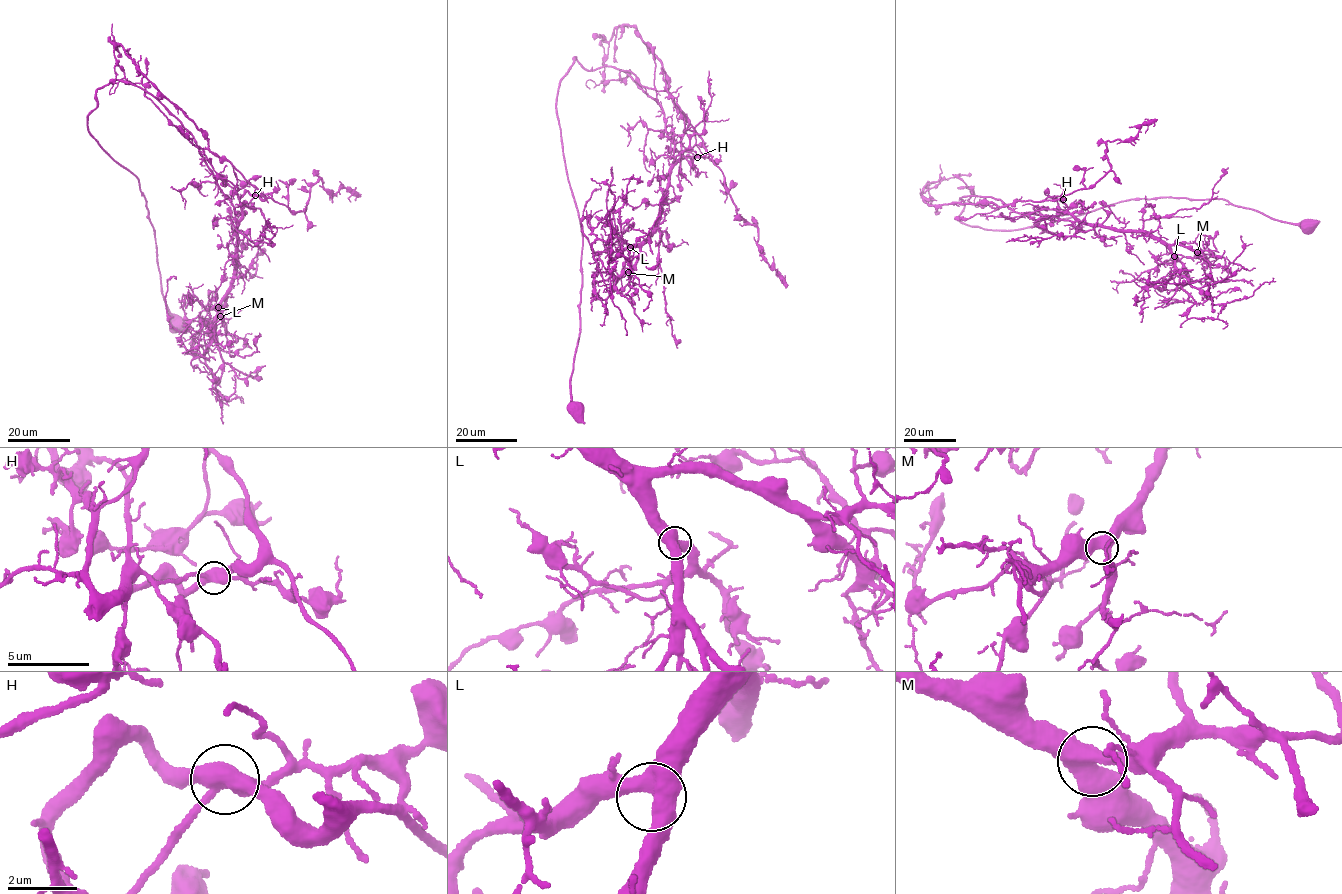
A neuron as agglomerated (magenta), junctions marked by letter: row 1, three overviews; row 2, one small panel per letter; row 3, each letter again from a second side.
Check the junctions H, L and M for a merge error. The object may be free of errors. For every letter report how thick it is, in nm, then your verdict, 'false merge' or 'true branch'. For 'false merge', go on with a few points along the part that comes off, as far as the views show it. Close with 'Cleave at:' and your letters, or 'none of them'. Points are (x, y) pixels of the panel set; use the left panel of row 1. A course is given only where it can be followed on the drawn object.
H: calibre 500 nm; true branch
L: calibre 550 nm; true branch
M: calibre 480 nm; true branch
Cleave at: none of them

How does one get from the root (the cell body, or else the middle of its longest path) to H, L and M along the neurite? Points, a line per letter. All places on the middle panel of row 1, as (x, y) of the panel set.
H: (576, 409), (582, 232), (556, 110), (575, 57), (628, 75), (661, 106), (674, 158), (697, 157)
L: (576, 409), (582, 232), (556, 110), (575, 57), (628, 75), (661, 106), (674, 145), (657, 230), (630, 247)
M: (576, 409), (582, 232), (556, 110), (575, 57), (628, 75), (661, 106), (674, 145), (657, 230), (628, 272)

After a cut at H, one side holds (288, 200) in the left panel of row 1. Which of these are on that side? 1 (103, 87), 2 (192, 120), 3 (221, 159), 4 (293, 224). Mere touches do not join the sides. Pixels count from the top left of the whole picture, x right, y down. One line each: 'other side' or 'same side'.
1: other side
2: same side
3: same side
4: other side

